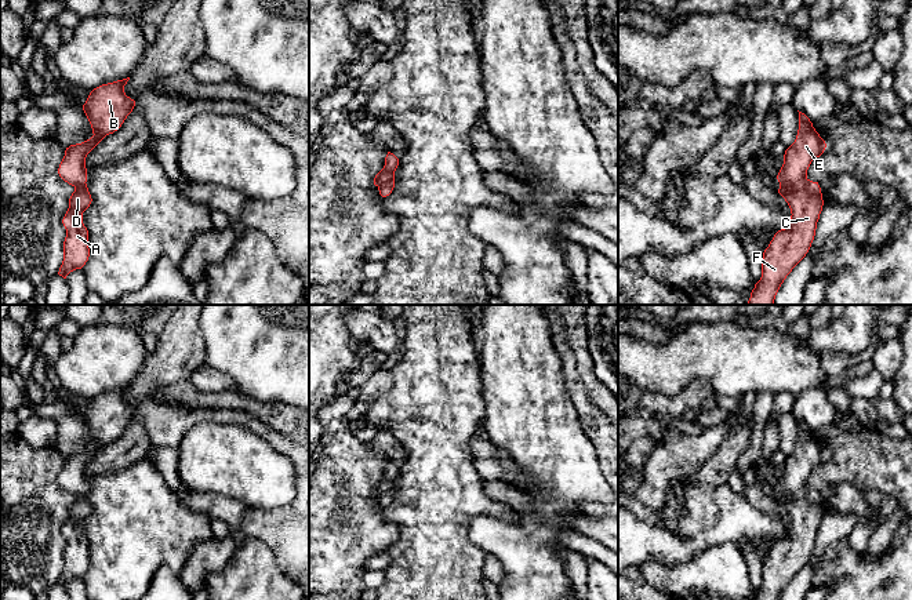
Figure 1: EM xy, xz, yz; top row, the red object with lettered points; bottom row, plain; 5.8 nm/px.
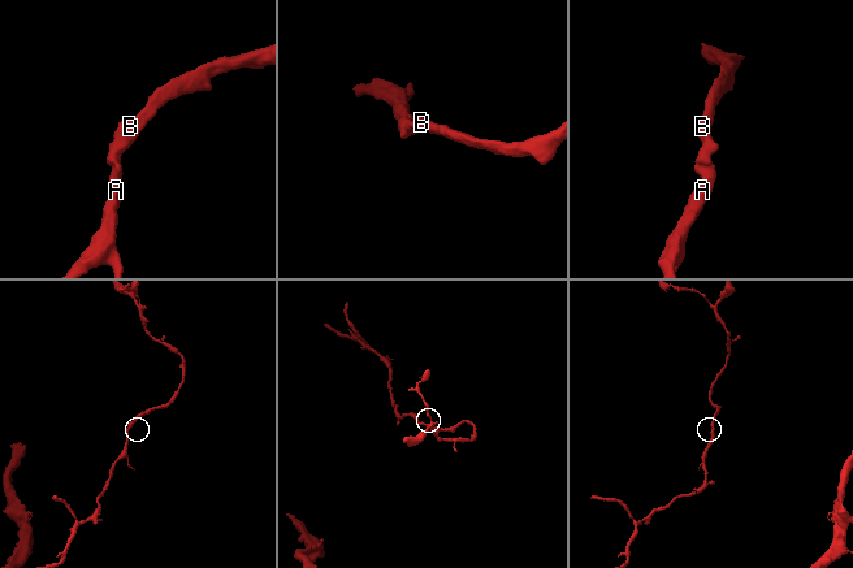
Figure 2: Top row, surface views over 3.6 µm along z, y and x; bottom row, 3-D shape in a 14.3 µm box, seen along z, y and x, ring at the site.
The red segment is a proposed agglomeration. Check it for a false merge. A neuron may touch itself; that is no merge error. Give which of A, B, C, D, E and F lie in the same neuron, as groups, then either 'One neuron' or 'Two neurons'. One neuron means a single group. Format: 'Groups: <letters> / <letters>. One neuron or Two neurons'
Groups: A B C D E F. One neuron

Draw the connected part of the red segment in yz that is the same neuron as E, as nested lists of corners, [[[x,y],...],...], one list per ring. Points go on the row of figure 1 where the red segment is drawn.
[[[799,112],[796,139],[785,150],[784,164],[777,175],[778,193],[788,203],[792,215],[788,226],[778,230],[764,250],[762,277],[755,284],[746,305],[774,305],[781,284],[809,252],[824,200],[818,182],[807,178],[807,170],[825,148],[825,141],[810,119]]]

